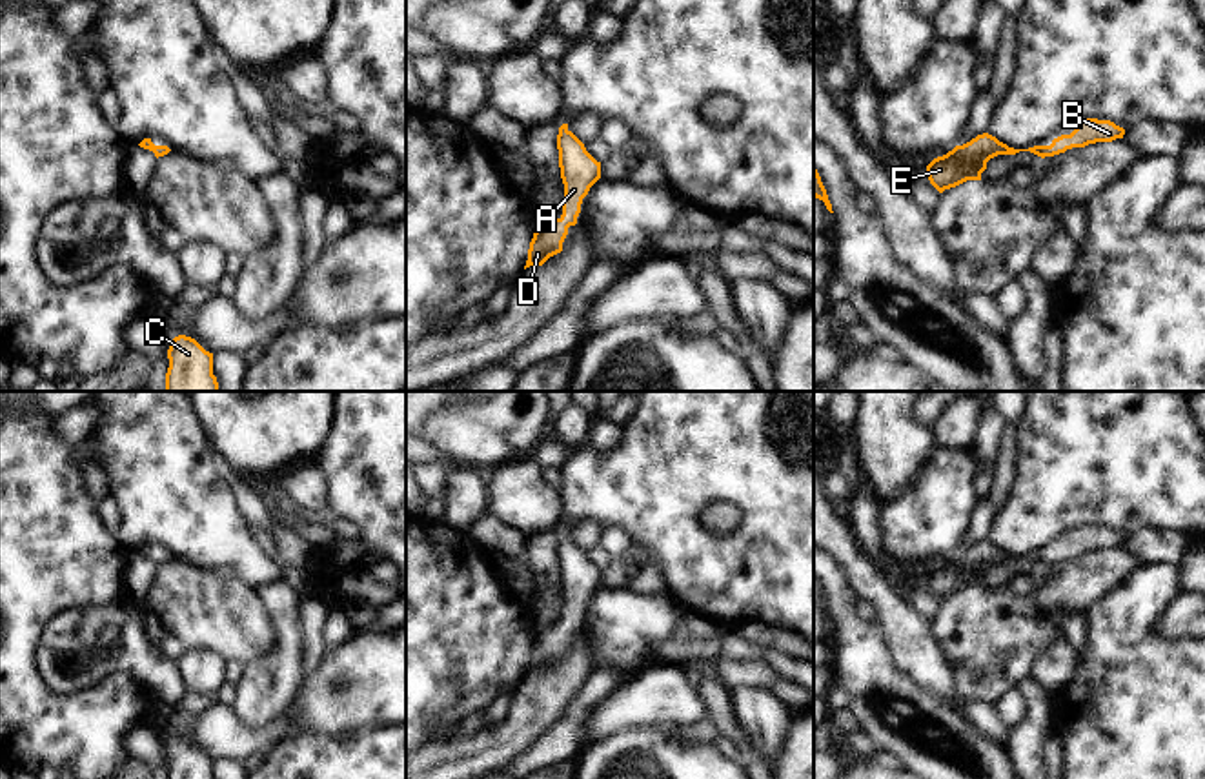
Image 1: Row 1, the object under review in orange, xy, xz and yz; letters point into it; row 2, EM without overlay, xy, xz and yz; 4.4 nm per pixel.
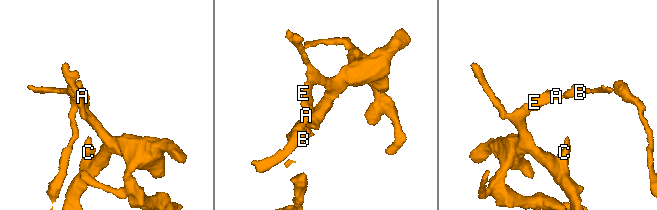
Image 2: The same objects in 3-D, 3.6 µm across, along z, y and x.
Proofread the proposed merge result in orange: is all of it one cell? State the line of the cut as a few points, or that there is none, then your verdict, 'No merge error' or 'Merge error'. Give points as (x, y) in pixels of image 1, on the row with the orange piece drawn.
No split. No merge error

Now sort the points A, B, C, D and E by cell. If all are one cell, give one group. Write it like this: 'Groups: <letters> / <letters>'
Groups: A B C D E

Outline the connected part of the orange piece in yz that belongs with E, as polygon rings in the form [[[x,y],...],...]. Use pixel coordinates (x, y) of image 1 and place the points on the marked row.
[[[1087,118],[1078,122],[1070,135],[1061,135],[1050,146],[1034,146],[1028,149],[1014,149],[999,142],[996,137],[983,133],[963,146],[956,146],[943,157],[934,158],[927,166],[930,184],[943,193],[967,180],[981,180],[987,162],[997,155],[1016,155],[1030,151],[1041,158],[1065,153],[1072,147],[1085,147],[1096,142],[1112,142],[1123,138],[1125,129],[1110,120]]]

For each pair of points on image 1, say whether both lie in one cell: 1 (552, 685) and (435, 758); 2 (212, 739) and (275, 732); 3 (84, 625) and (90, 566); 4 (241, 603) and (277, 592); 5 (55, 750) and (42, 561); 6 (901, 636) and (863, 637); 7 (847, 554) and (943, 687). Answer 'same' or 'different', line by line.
1: same
2: same
3: different
4: different
5: same
6: different
7: same

